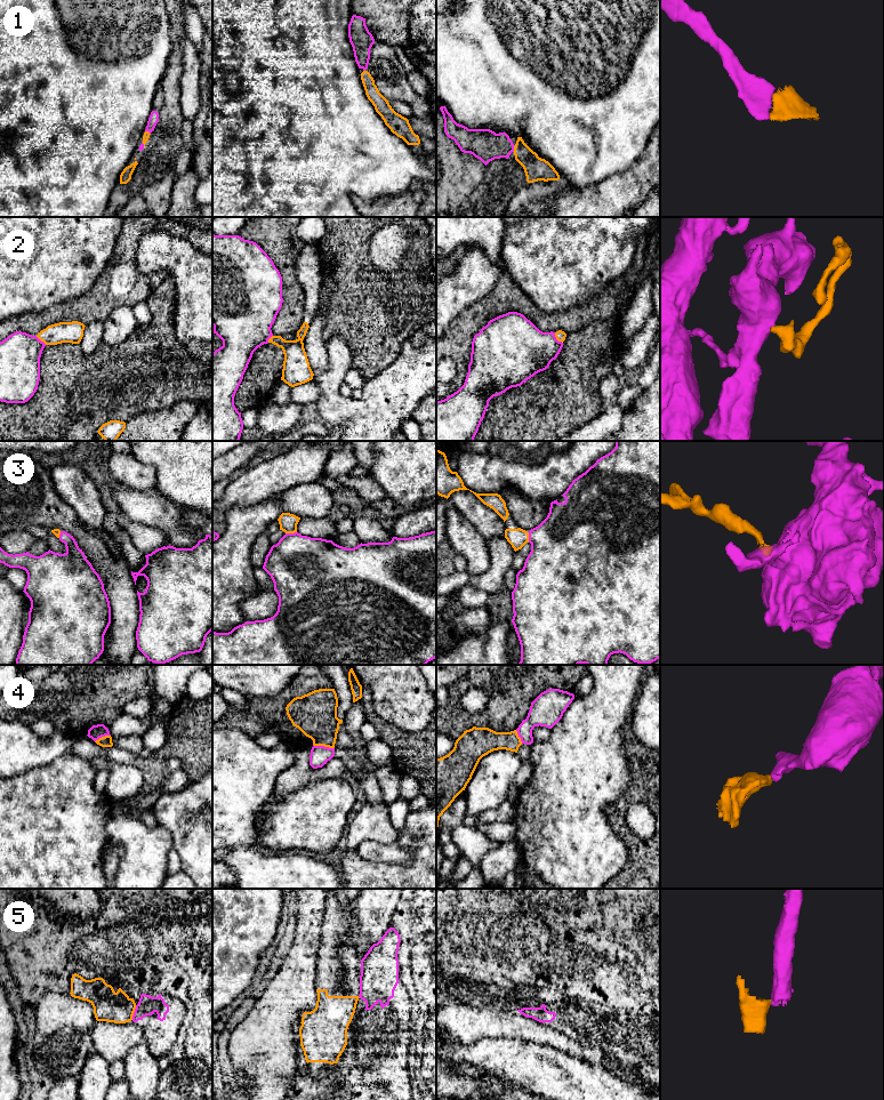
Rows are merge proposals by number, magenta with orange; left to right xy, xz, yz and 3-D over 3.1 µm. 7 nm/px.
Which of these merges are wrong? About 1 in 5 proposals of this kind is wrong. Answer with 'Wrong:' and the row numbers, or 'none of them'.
Wrong: 4, 5

